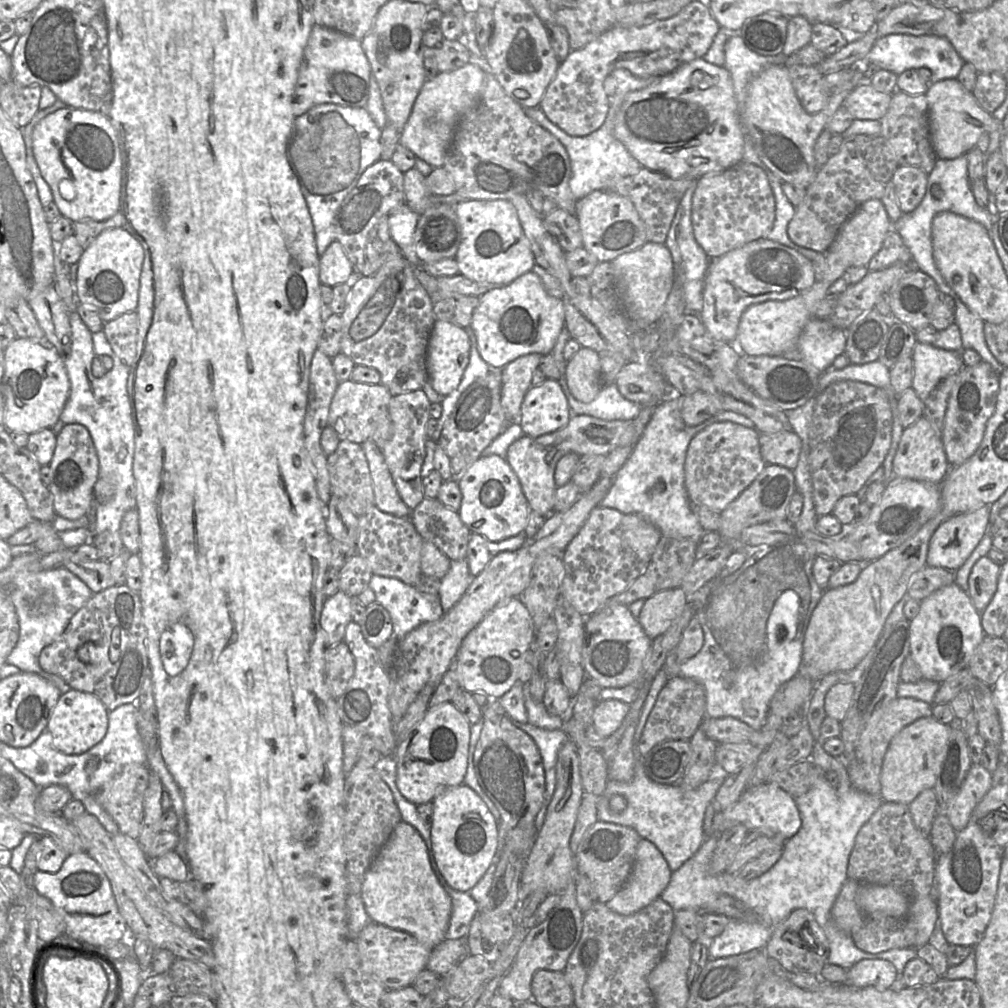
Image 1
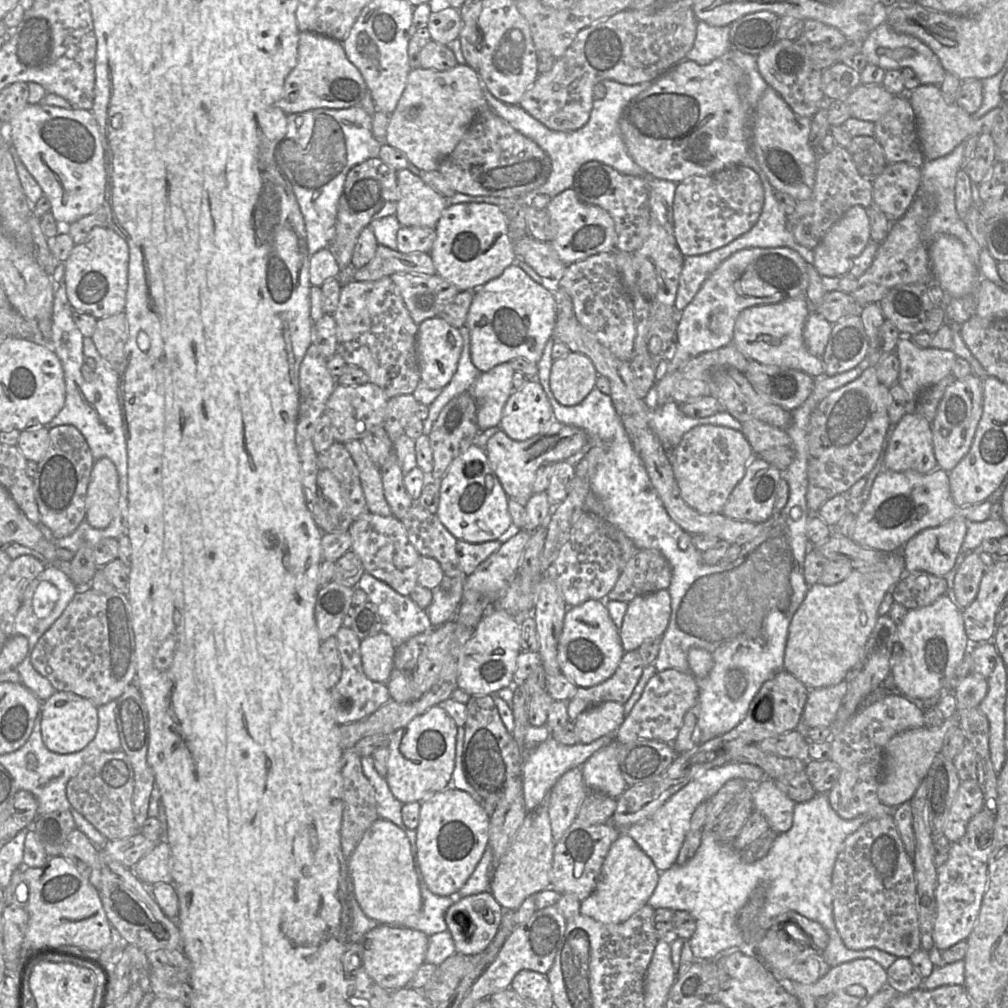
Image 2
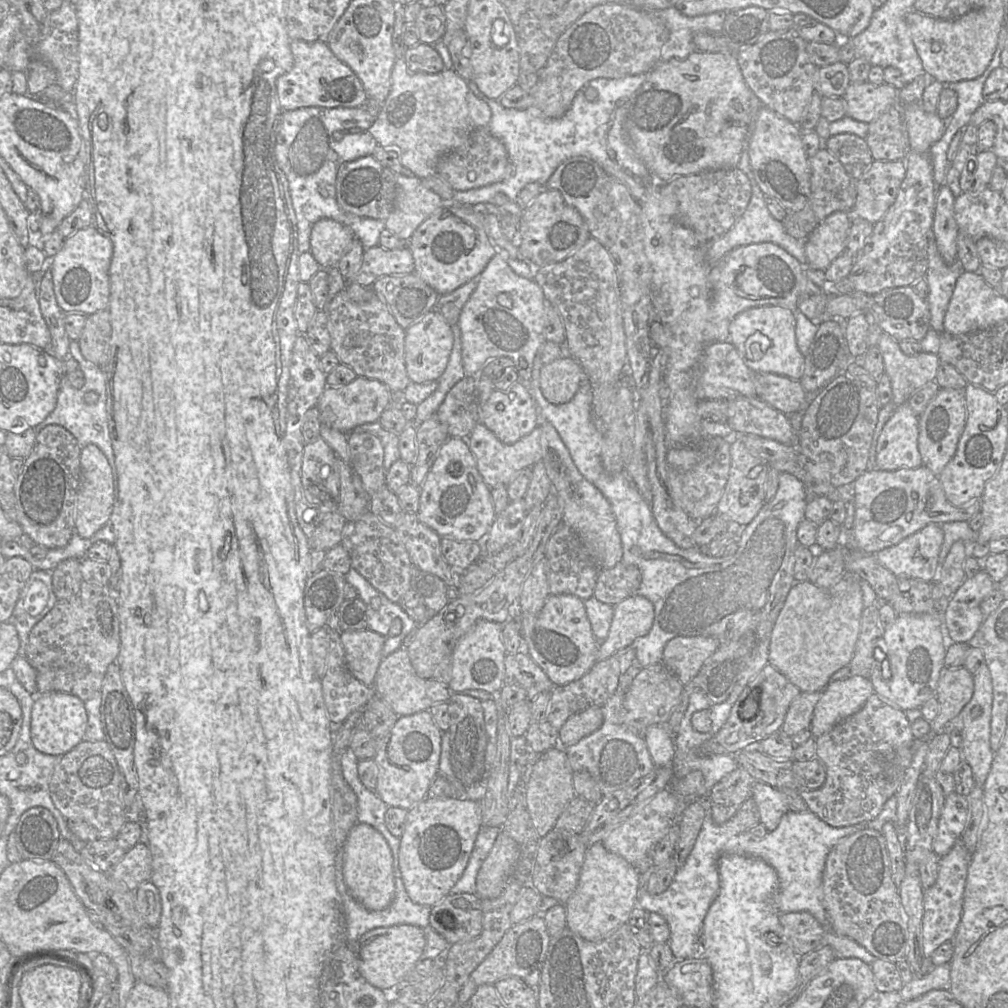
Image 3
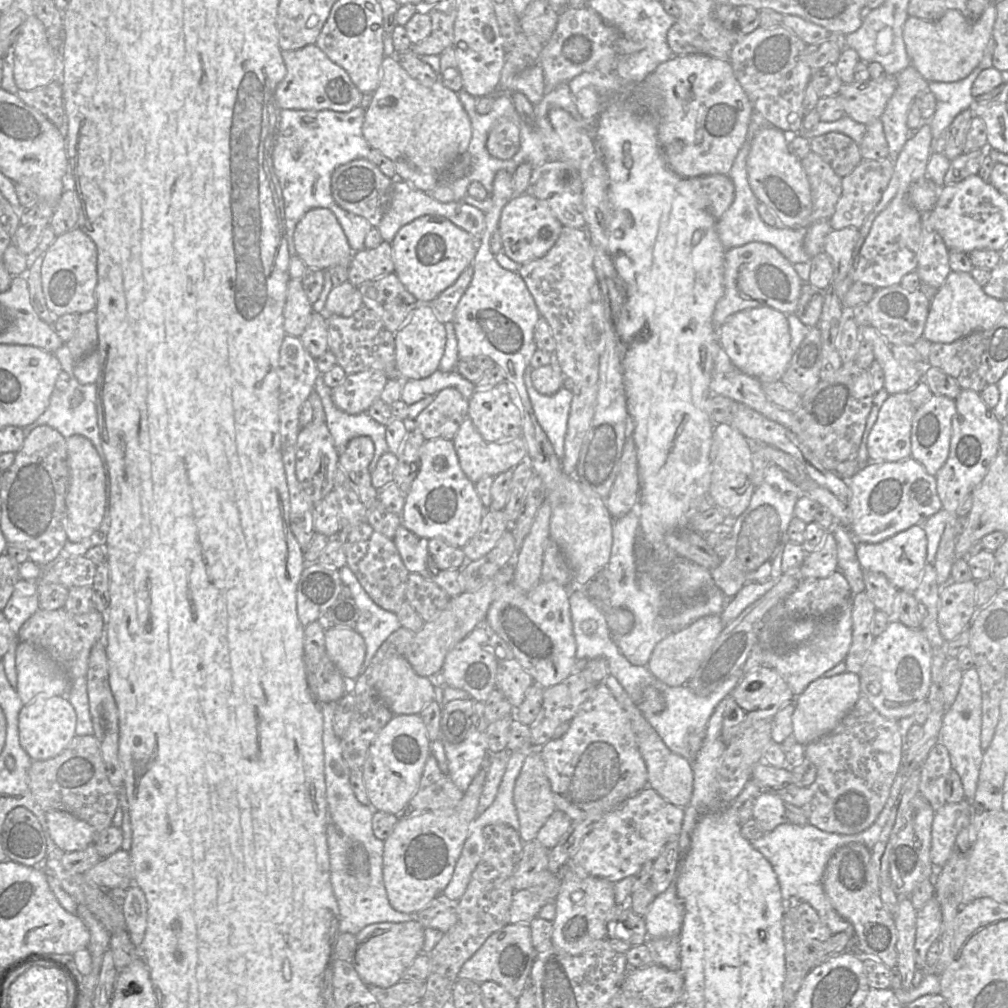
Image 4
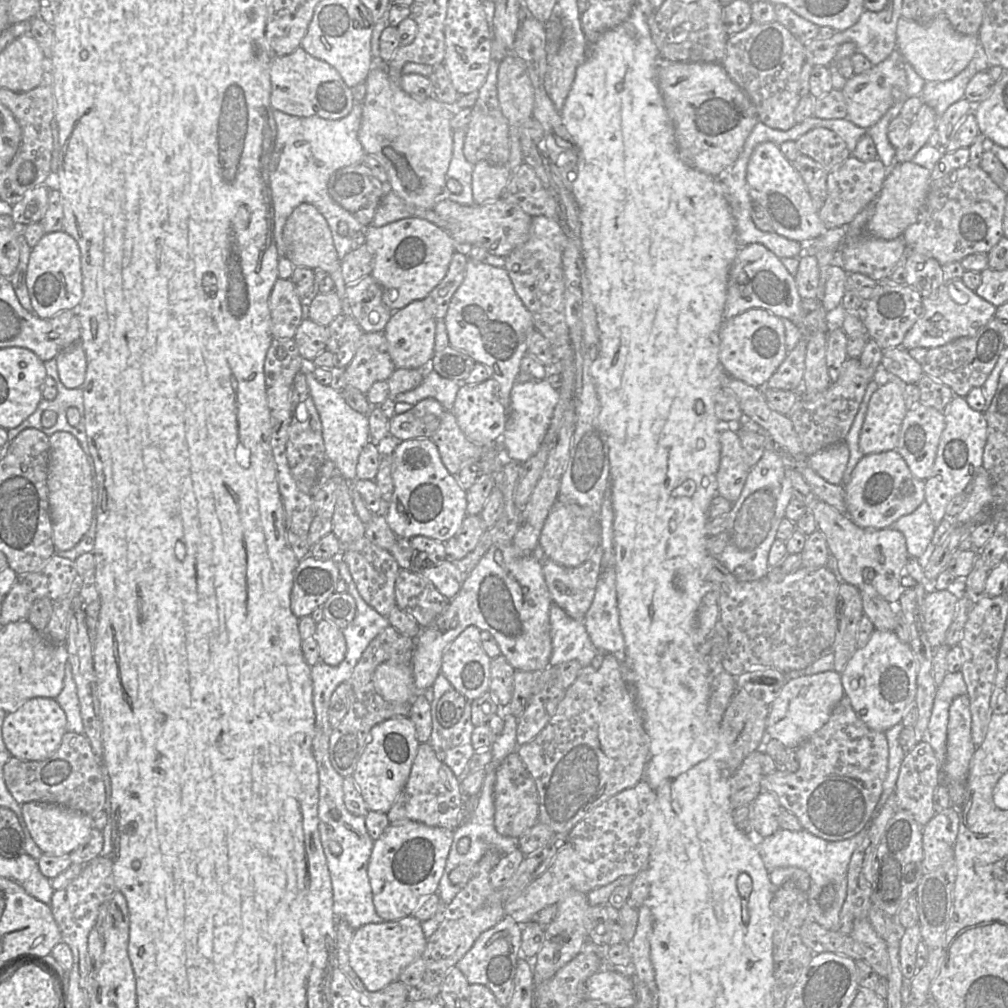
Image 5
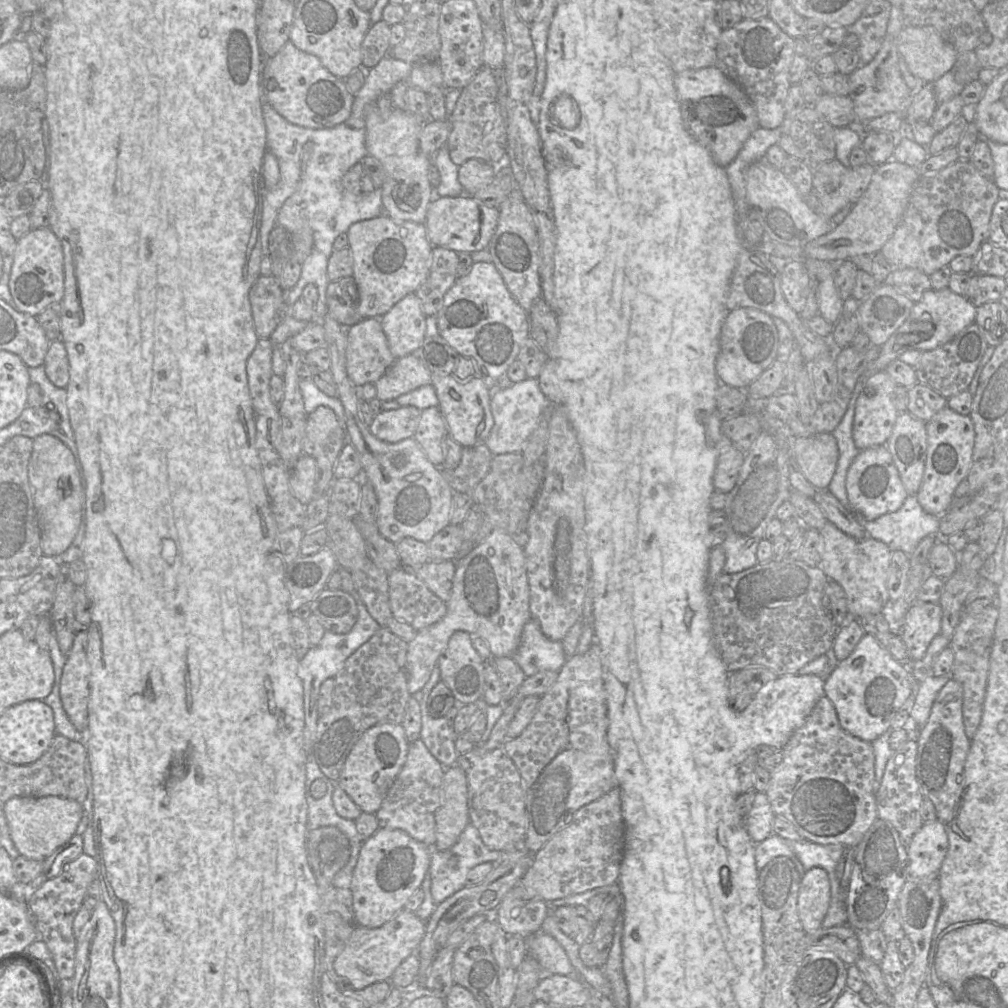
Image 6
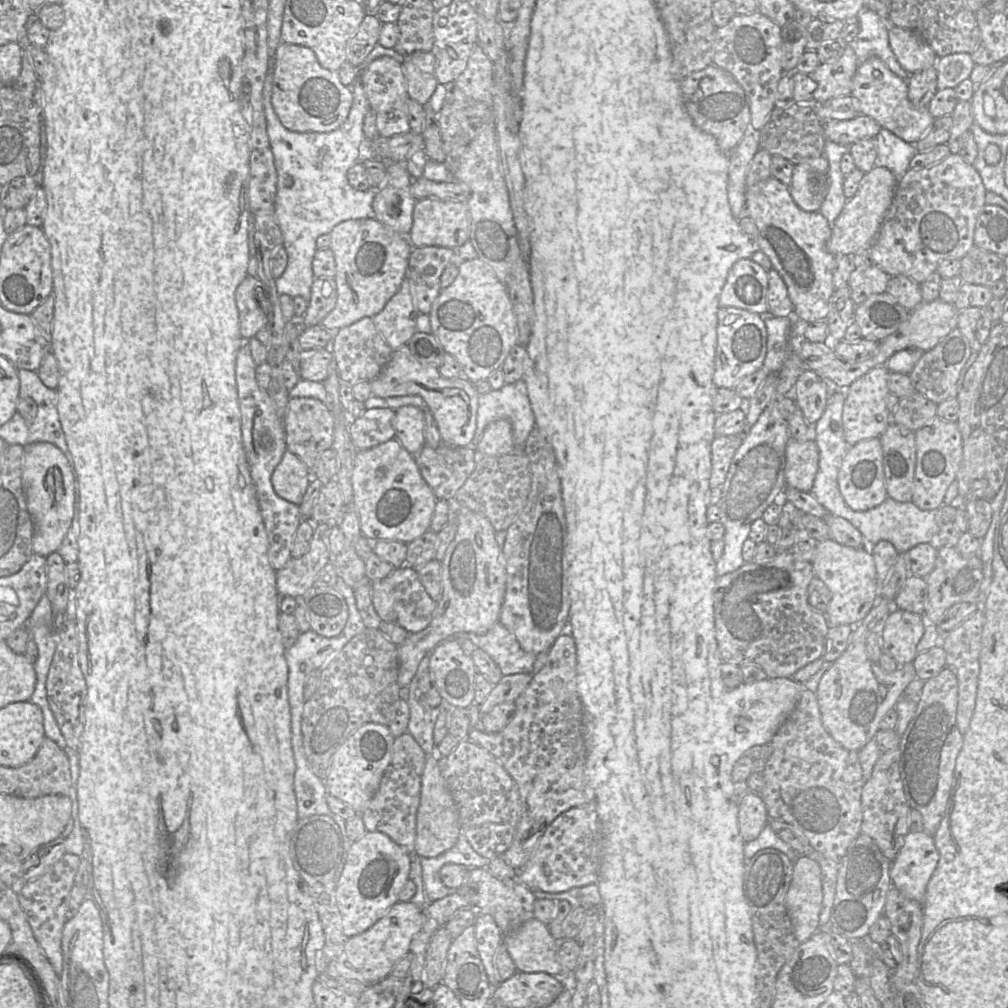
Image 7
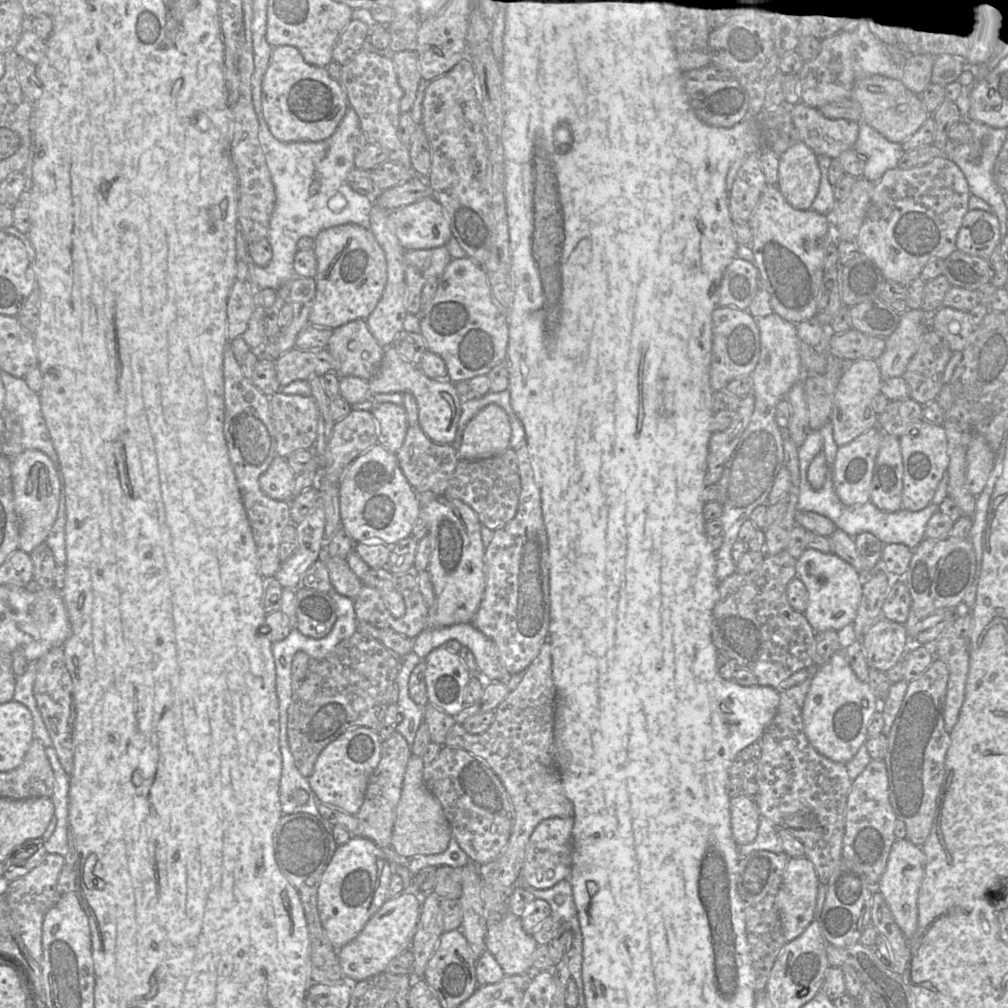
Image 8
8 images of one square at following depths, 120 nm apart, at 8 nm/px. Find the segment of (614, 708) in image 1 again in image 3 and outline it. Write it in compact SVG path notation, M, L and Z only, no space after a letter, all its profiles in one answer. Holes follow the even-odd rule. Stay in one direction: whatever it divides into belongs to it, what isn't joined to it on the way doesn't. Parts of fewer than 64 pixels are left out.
M602 706L590 708L571 716L559 729L559 745L572 746L598 730L604 721Z

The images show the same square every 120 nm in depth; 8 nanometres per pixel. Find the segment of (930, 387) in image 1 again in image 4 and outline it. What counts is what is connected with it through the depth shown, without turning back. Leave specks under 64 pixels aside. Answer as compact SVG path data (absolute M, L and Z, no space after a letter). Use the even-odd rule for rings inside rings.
M871 325L860 326L860 336L873 348L875 359L884 372L884 389L889 395L908 392L922 381L924 372L931 367L925 360L916 363L898 361L892 353L891 345Z

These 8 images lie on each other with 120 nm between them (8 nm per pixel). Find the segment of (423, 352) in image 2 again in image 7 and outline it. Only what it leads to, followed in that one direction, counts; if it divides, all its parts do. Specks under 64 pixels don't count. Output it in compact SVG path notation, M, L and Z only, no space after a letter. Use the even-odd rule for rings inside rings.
M405 279L397 293L372 319L378 332L389 347L395 351L405 346L418 332L416 320L419 314L413 304L409 282Z

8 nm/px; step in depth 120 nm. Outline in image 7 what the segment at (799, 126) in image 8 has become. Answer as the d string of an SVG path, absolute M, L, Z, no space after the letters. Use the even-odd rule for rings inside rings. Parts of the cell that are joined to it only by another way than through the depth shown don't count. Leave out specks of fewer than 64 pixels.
M861 114L850 120L824 122L823 128L827 140L846 146L874 138L882 129L873 118Z

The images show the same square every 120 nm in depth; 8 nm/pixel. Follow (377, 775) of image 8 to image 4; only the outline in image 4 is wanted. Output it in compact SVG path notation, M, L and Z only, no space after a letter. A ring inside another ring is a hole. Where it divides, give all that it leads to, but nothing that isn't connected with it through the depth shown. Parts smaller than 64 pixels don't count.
M430 754L425 762L419 787L399 816L411 817L423 812L454 808L464 797L463 794L450 776L440 770L437 760Z

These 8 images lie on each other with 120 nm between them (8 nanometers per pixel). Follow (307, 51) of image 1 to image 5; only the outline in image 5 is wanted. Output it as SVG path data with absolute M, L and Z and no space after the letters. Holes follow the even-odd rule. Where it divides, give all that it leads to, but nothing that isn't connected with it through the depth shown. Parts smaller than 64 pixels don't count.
M302 47L291 54L272 59L270 80L271 107L291 116L339 120L346 117L355 104L352 89L345 84L337 70L311 56Z

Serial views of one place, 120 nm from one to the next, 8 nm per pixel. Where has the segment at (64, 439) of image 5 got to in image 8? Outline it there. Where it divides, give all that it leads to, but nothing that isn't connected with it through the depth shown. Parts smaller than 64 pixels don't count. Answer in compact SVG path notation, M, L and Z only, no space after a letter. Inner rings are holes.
M24 450L12 461L14 507L20 520L19 550L30 553L45 542L59 510L61 482L51 459L39 450Z

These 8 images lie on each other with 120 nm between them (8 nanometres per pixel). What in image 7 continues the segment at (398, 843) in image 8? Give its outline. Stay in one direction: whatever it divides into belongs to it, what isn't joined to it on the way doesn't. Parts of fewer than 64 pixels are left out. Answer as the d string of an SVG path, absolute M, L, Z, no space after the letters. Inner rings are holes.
M426 755L421 778L420 803L416 816L414 853L418 857L436 857L452 848L461 833L459 814L448 787L441 776L437 760Z

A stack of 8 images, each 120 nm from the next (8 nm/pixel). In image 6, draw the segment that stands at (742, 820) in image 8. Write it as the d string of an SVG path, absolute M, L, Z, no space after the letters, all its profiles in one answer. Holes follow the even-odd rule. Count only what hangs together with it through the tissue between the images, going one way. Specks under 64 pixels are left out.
M756 792L752 807L743 819L745 830L754 843L760 843L773 834L774 817L765 792Z

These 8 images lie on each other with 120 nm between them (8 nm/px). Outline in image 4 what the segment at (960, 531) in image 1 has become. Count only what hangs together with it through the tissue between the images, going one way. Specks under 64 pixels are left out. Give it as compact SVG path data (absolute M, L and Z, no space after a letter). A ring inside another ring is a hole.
M914 525L880 543L856 543L856 554L863 571L883 574L898 591L913 593L921 583L927 564L927 537L920 525Z

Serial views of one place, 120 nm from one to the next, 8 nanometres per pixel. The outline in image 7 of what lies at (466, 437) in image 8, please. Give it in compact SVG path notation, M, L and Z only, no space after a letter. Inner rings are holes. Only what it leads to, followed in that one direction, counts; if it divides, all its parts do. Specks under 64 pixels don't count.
M506 419L489 423L475 448L479 456L501 456L513 453L516 447L511 423Z

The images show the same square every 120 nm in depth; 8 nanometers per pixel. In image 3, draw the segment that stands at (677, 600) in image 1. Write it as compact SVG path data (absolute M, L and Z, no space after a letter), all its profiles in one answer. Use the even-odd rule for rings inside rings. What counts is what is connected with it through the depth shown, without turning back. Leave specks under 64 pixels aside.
M633 595L614 605L614 615L608 636L600 642L596 661L603 661L616 651L650 631L654 621L654 606L644 596Z

